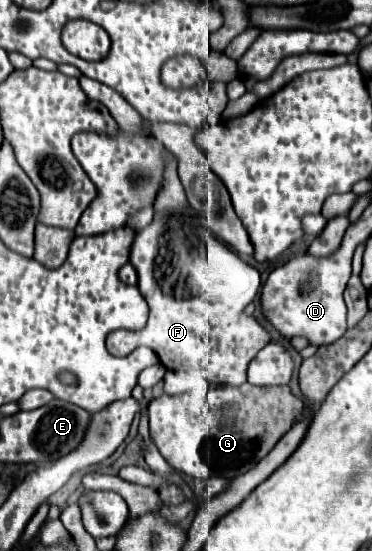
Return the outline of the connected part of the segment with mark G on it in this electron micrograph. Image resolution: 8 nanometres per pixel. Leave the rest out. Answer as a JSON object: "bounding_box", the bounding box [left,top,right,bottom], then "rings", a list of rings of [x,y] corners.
{"bounding_box":[149,382,303,478],"rings":[[[245,382],[245,384],[241,384],[241,386],[227,386],[227,384],[223,384],[223,386],[211,386],[209,392],[207,392],[207,398],[203,398],[203,404],[199,404],[199,406],[203,406],[203,408],[197,410],[195,406],[197,406],[197,404],[195,404],[195,394],[187,394],[187,392],[185,392],[185,394],[177,394],[177,396],[167,396],[167,394],[163,394],[163,396],[151,400],[151,404],[149,404],[149,424],[151,424],[153,440],[155,440],[155,444],[157,444],[159,452],[161,452],[161,456],[163,456],[173,468],[177,468],[179,472],[183,472],[183,474],[187,474],[187,476],[193,476],[193,478],[209,478],[209,476],[217,474],[217,476],[229,476],[229,478],[231,478],[231,476],[237,476],[237,474],[243,474],[243,472],[251,470],[259,460],[263,460],[263,456],[267,456],[267,454],[273,450],[273,446],[281,440],[281,436],[283,436],[285,432],[289,432],[291,426],[295,424],[295,420],[301,416],[303,400],[297,398],[297,396],[291,392],[289,386],[253,386],[253,384]]]}

